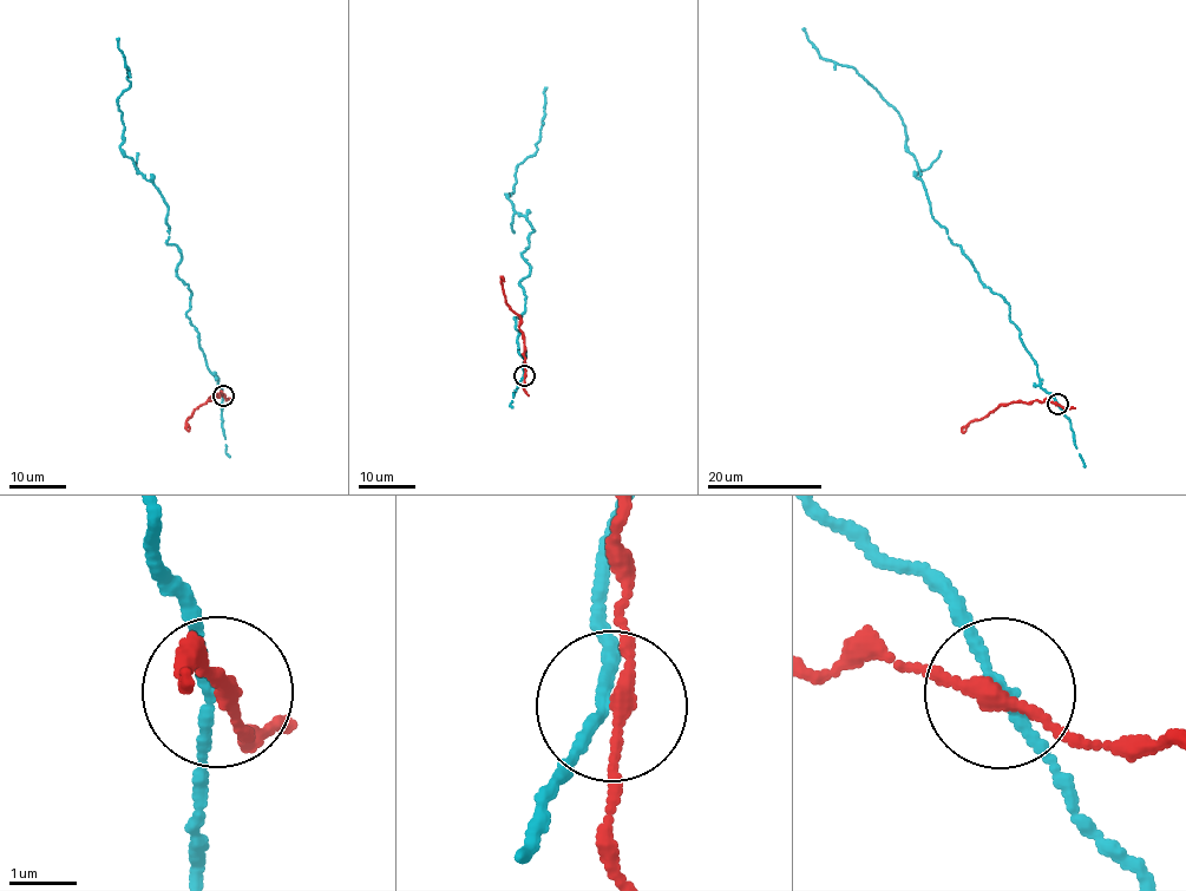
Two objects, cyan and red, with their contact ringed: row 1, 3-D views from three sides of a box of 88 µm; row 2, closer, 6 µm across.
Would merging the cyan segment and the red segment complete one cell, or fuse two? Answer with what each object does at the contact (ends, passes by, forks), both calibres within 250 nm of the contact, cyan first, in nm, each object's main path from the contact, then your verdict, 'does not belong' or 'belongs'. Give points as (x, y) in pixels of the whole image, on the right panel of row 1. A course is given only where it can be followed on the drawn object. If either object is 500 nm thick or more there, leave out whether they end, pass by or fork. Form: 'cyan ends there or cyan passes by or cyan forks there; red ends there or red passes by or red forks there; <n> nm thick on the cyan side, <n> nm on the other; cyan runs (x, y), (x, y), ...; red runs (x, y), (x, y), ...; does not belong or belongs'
cyan passes by; red passes by; 150 nm thick on the cyan side, 200 nm on the other; cyan runs (1057, 403), (1041, 387), (1008, 302), (978, 277), (931, 214), (899, 115), (852, 67), (824, 59), (801, 28); red runs (1057, 404), (1034, 400), (1001, 404), (972, 420), (962, 433); does not belong

